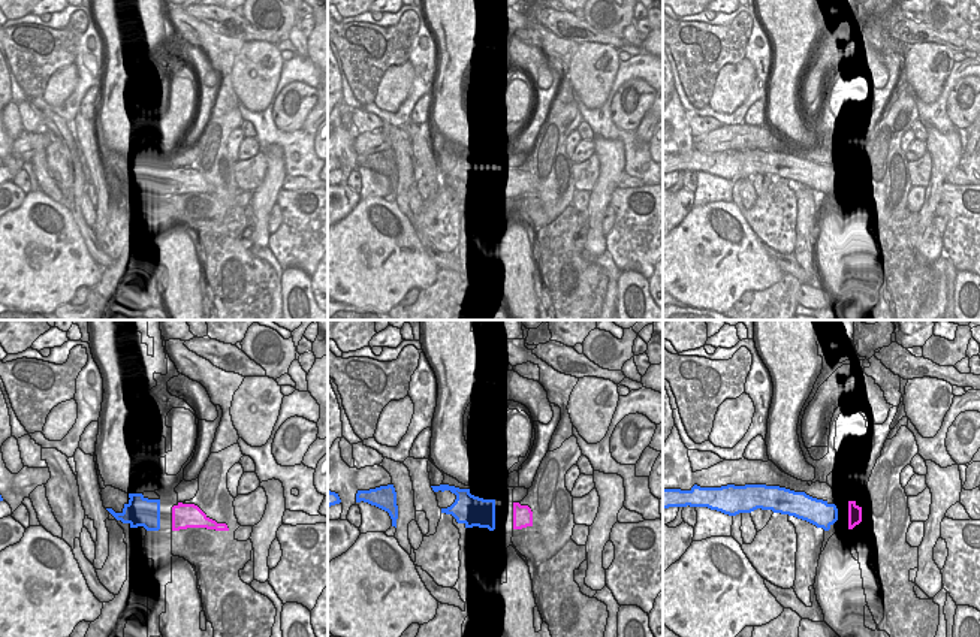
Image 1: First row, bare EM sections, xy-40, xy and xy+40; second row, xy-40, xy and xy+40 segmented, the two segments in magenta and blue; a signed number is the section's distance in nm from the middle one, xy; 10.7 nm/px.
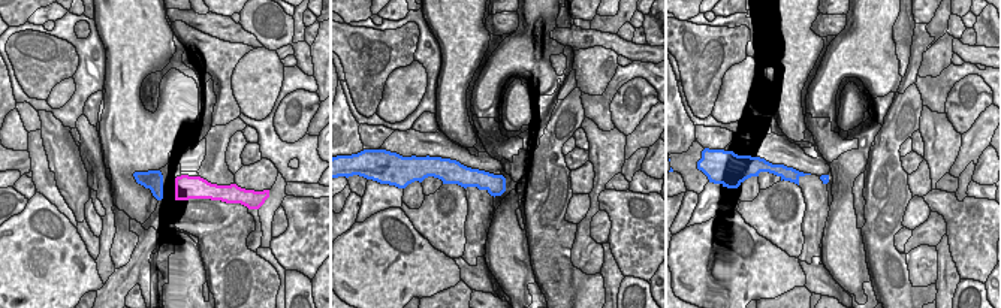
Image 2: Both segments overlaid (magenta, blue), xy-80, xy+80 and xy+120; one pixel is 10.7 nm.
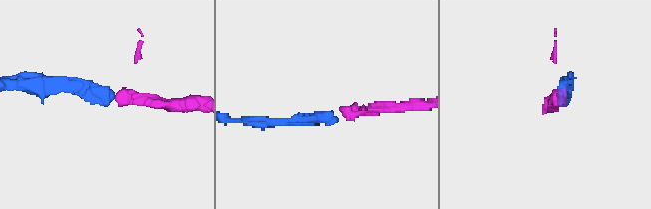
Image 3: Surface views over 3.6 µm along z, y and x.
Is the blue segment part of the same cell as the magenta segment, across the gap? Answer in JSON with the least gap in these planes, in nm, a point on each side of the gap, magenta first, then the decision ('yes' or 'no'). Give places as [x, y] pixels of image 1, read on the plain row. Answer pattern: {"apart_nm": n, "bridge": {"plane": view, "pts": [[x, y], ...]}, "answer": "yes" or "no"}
{"apart_nm": 130, "bridge": {"plane": "xy+40", "pts": [[849, 174], [837, 174]]}, "answer": "yes"}

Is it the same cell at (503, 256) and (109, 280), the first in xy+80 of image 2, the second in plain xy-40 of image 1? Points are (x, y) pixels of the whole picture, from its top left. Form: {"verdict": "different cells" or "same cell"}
{"verdict": "different cells"}

